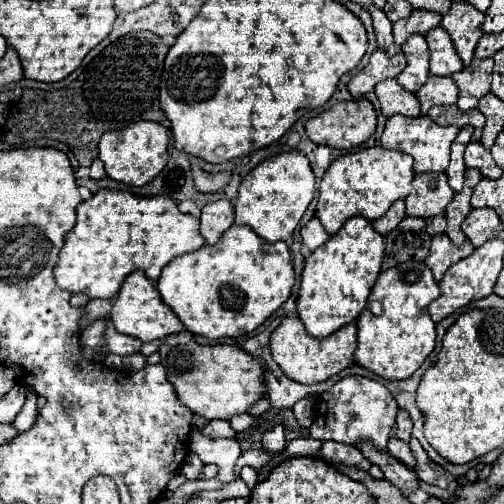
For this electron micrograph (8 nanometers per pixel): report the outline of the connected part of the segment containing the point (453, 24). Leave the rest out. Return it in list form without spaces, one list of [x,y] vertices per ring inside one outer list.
[[[455,1],[449,13],[443,15],[441,27],[453,39],[453,45],[465,67],[471,63],[475,45],[483,35],[481,25],[483,25],[483,15],[473,5],[463,1]]]

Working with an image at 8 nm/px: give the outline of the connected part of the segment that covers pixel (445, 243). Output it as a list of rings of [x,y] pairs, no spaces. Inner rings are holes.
[[[437,235],[437,237],[433,237],[431,253],[429,253],[429,257],[425,259],[425,263],[427,263],[427,267],[433,271],[435,281],[441,281],[443,275],[445,275],[445,271],[447,271],[453,263],[457,263],[457,261],[461,261],[463,257],[471,255],[473,249],[475,249],[475,247],[473,247],[471,241],[465,241],[463,245],[453,245],[447,235]]]

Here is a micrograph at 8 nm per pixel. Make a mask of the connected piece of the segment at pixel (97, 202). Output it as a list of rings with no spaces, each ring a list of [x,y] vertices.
[[[99,189],[89,201],[77,207],[77,223],[67,233],[65,245],[59,251],[59,263],[55,265],[55,281],[69,293],[85,293],[89,299],[113,299],[123,279],[133,271],[145,271],[151,281],[157,281],[163,267],[177,255],[197,251],[203,247],[199,233],[199,219],[189,213],[181,213],[171,197],[135,197],[127,191]]]

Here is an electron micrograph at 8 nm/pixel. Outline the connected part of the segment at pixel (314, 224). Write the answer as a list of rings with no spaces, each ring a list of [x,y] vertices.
[[[313,217],[305,227],[301,227],[301,237],[303,237],[303,245],[307,245],[313,251],[319,245],[323,245],[331,235],[325,231],[321,221],[317,217]]]

